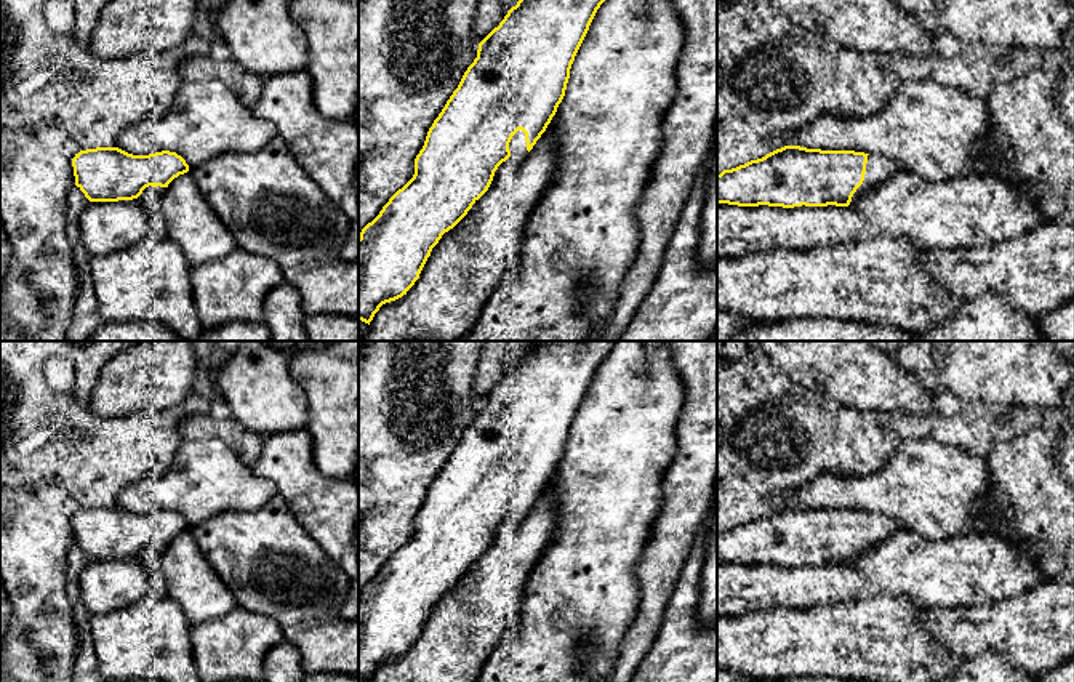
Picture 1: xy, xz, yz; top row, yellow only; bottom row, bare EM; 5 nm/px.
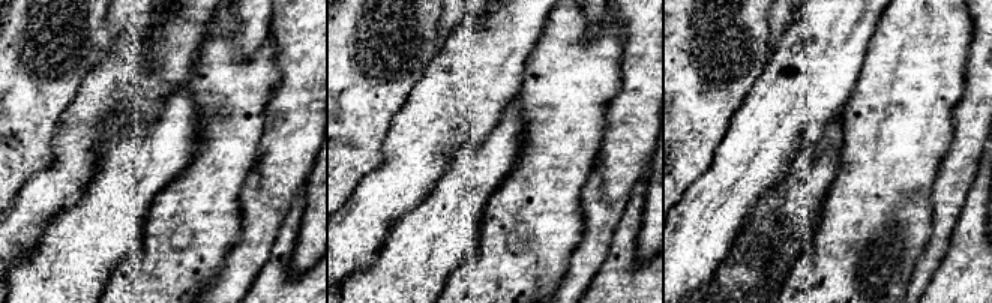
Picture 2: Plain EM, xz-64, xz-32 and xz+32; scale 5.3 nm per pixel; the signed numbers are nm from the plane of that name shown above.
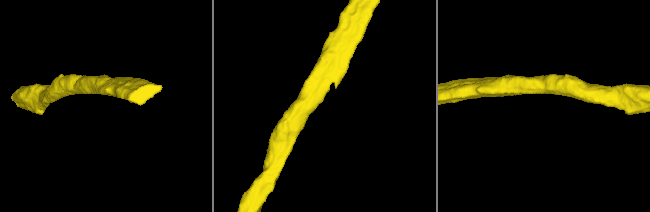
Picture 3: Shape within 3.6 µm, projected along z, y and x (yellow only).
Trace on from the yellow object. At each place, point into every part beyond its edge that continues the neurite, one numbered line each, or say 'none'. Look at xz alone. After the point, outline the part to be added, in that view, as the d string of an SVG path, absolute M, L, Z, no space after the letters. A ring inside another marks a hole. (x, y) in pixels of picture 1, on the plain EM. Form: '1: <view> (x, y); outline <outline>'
1: xz (517, 505); outline M522 488L512 495L509 509L517 519L523 519L528 514L525 491Z

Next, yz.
1: yz (877, 525); outline M877 512L868 514L866 532L863 543L856 548L852 559L866 546L888 535L890 530L896 528L885 516Z

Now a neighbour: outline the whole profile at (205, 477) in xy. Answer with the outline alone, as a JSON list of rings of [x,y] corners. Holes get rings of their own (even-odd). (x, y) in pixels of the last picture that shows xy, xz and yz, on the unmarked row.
[[[219,439],[182,440],[170,467],[139,479],[117,495],[117,506],[133,514],[162,509],[176,511],[189,527],[224,512],[250,512],[267,504],[279,493],[277,485],[253,472]]]

